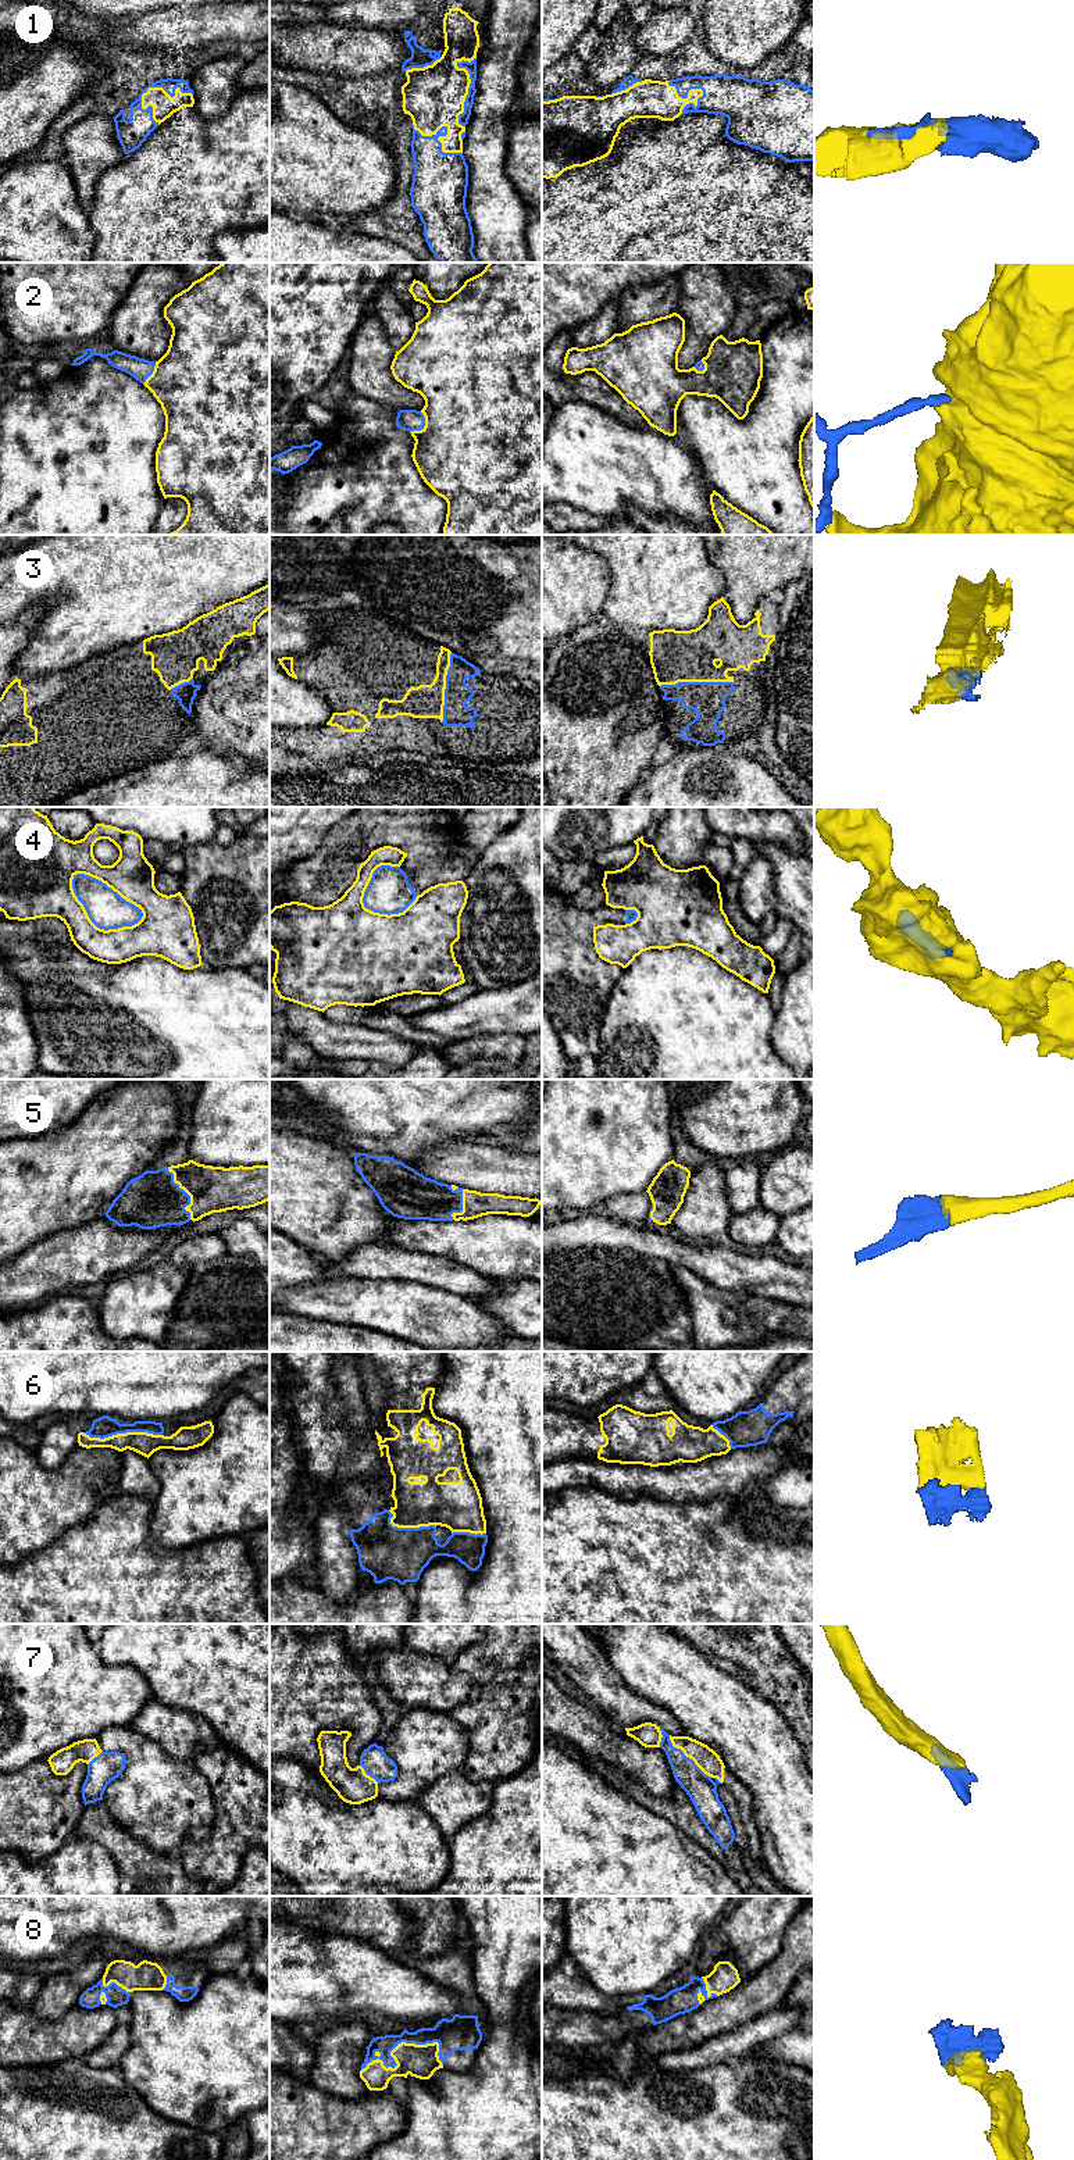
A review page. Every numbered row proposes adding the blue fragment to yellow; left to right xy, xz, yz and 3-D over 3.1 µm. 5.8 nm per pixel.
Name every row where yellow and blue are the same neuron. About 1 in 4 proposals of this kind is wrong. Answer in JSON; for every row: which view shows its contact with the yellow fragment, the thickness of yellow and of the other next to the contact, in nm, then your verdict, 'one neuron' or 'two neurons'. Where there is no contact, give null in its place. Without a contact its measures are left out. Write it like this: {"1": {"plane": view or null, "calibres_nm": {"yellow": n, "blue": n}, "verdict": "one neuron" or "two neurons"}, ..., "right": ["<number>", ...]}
{"1": {"plane": "xy", "calibres_nm": {"yellow": 140, "blue": 150}, "verdict": "one neuron"}, "2": {"plane": "xz", "calibres_nm": {"yellow": 500, "blue": 130}, "verdict": "one neuron"}, "3": {"plane": "yz", "calibres_nm": {"yellow": 300, "blue": 200}, "verdict": "one neuron"}, "4": {"plane": "xy", "calibres_nm": {"yellow": 260, "blue": 220}, "verdict": "two neurons"}, "5": {"plane": "xy", "calibres_nm": {"yellow": 280, "blue": 320}, "verdict": "one neuron"}, "6": {"plane": "xy", "calibres_nm": {"yellow": 130, "blue": 120}, "verdict": "one neuron"}, "7": {"plane": "yz", "calibres_nm": {"yellow": 140, "blue": 170}, "verdict": "one neuron"}, "8": {"plane": "xz", "calibres_nm": {"yellow": 190, "blue": 100}, "verdict": "one neuron"}, "right": ["1", "2", "3", "5", "6", "7", "8"]}

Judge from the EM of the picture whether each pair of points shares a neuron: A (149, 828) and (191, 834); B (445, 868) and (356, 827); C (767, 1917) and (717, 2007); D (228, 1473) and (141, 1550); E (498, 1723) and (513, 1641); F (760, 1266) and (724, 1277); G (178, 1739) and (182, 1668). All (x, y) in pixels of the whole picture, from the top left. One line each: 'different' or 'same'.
A: same
B: same
C: different
D: different
E: same
F: same
G: different

